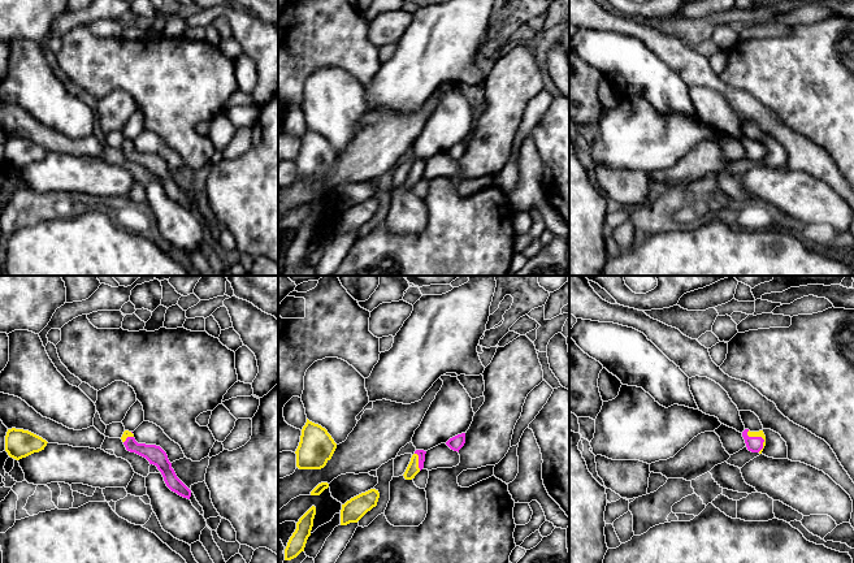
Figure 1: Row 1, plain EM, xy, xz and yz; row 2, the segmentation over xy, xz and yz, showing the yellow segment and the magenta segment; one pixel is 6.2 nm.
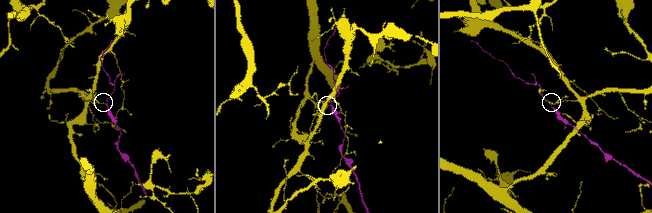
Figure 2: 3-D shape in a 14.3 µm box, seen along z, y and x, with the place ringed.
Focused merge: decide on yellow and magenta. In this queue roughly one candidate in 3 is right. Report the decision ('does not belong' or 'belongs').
does not belong

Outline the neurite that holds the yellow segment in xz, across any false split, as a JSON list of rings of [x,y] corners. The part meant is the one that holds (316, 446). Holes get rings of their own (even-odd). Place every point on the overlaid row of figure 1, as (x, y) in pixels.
[[[307,419],[295,451],[299,469],[321,469],[331,459],[337,443],[325,428]]]

